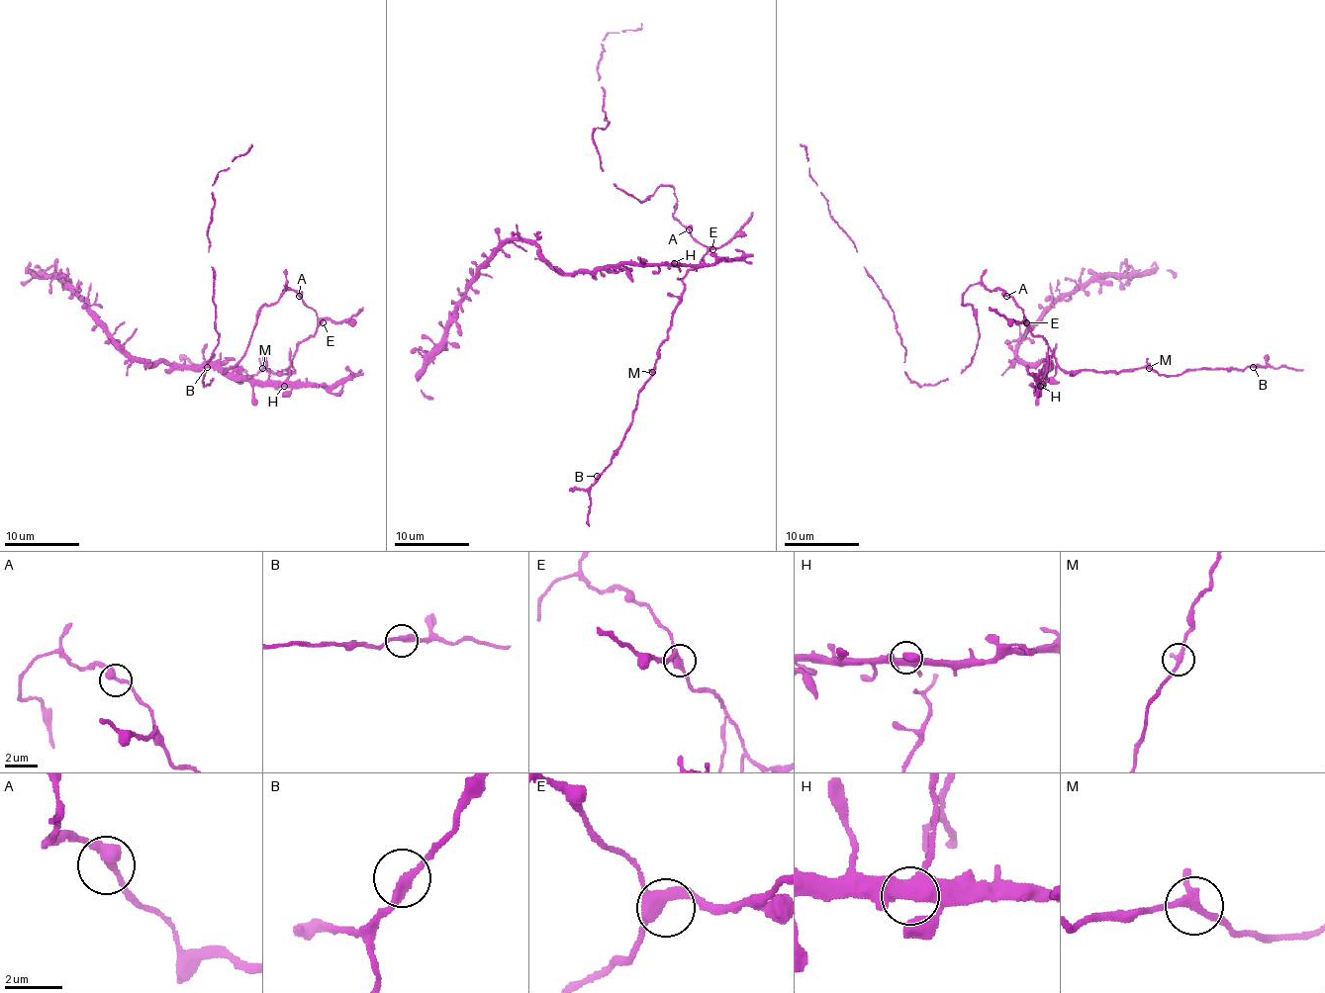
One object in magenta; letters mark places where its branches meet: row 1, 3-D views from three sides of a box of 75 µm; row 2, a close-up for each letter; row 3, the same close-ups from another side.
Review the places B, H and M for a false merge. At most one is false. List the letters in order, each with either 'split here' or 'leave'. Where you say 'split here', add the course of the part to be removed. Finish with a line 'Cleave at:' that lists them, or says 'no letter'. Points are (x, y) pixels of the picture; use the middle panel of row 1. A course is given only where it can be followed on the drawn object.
B: leave
H: leave
M: leave
Cleave at: no letter

